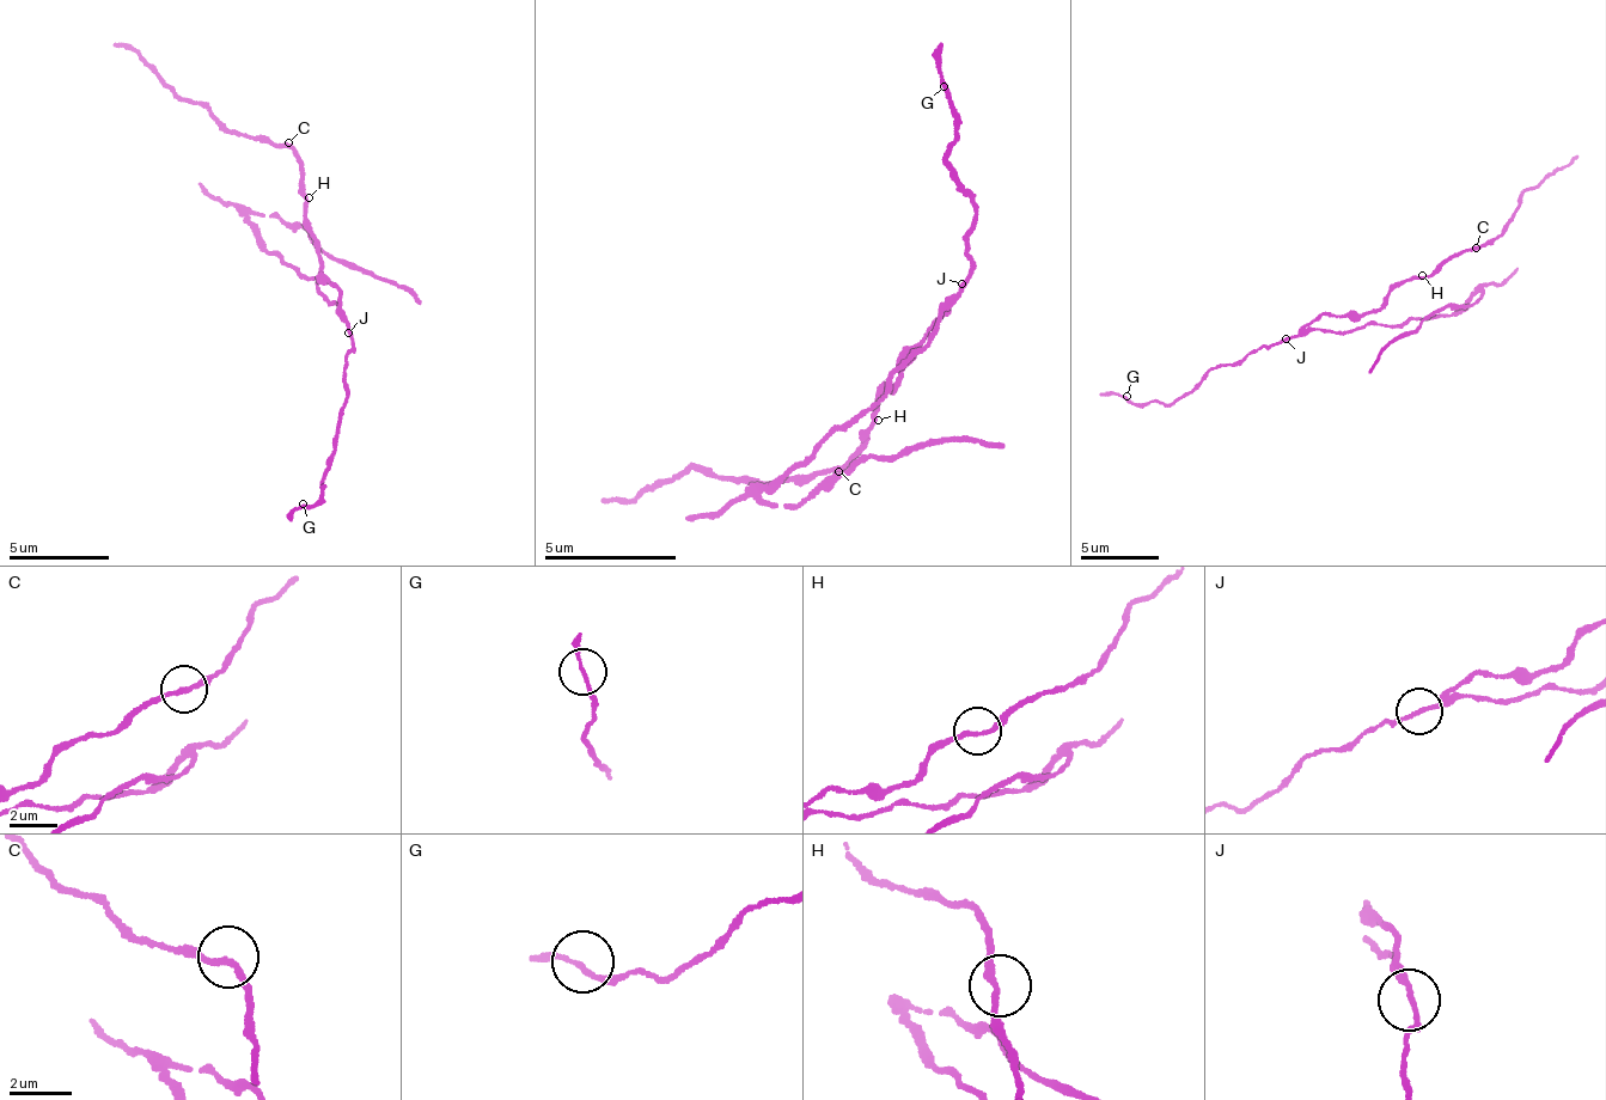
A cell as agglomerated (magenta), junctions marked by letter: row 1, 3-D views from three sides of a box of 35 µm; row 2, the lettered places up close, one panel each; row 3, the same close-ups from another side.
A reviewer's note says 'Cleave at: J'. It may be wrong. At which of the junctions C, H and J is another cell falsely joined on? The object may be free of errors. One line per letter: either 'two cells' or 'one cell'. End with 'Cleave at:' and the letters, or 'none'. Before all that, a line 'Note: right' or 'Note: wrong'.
Note: right
C: one cell
H: one cell
J: two cells
Cleave at: J

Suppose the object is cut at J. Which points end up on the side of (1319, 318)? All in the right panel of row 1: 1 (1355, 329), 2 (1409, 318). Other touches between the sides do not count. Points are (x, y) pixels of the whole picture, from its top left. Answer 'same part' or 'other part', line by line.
1: other part
2: other part

